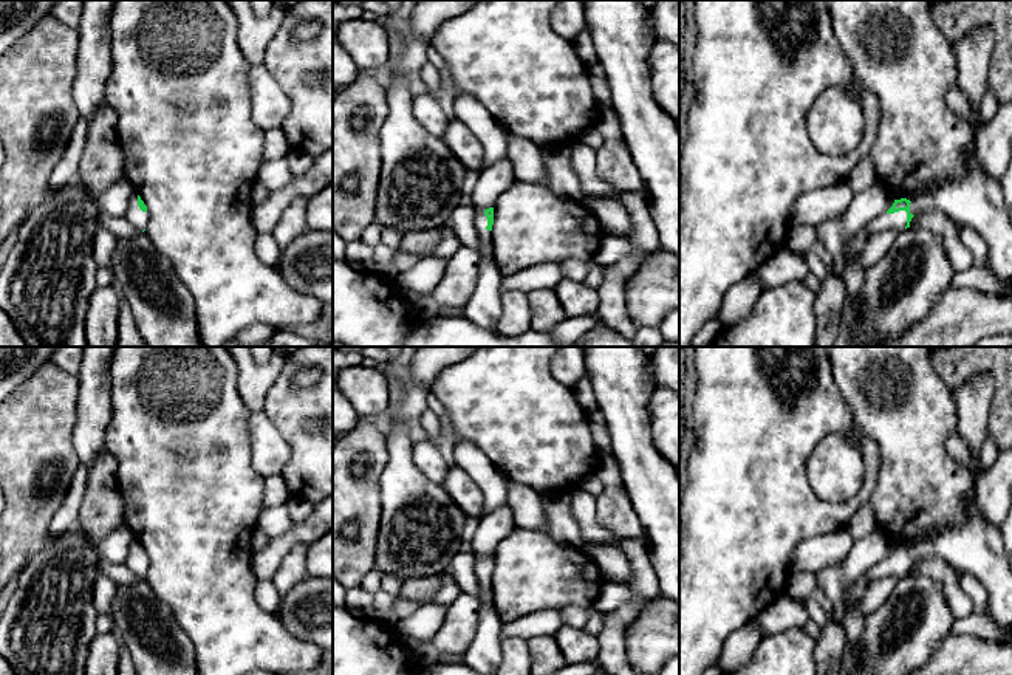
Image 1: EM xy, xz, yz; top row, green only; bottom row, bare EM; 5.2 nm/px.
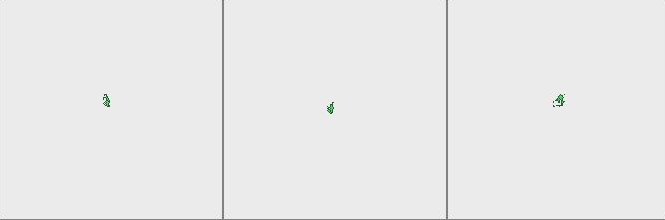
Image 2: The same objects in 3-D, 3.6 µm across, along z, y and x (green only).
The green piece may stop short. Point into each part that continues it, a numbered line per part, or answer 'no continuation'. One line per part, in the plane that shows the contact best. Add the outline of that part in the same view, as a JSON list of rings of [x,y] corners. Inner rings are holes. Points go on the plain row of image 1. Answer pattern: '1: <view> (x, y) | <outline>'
1: yz (898, 567) | [[[899,557],[894,560],[884,559],[865,571],[870,582],[887,577],[887,576],[904,577],[905,573],[907,573],[907,559],[905,557]]]

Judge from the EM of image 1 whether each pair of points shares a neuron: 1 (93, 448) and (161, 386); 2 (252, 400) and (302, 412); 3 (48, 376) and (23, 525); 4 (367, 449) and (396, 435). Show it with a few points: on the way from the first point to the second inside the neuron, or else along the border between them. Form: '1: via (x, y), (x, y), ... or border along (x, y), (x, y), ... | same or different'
1: border along (112, 403), (112, 417), (105, 429), (104, 448) | different
2: border along (280, 370), (259, 407) | different
3: via (41, 414), (31, 431), (30, 488) | same
4: border along (387, 435), (389, 460), (379, 476) | different

